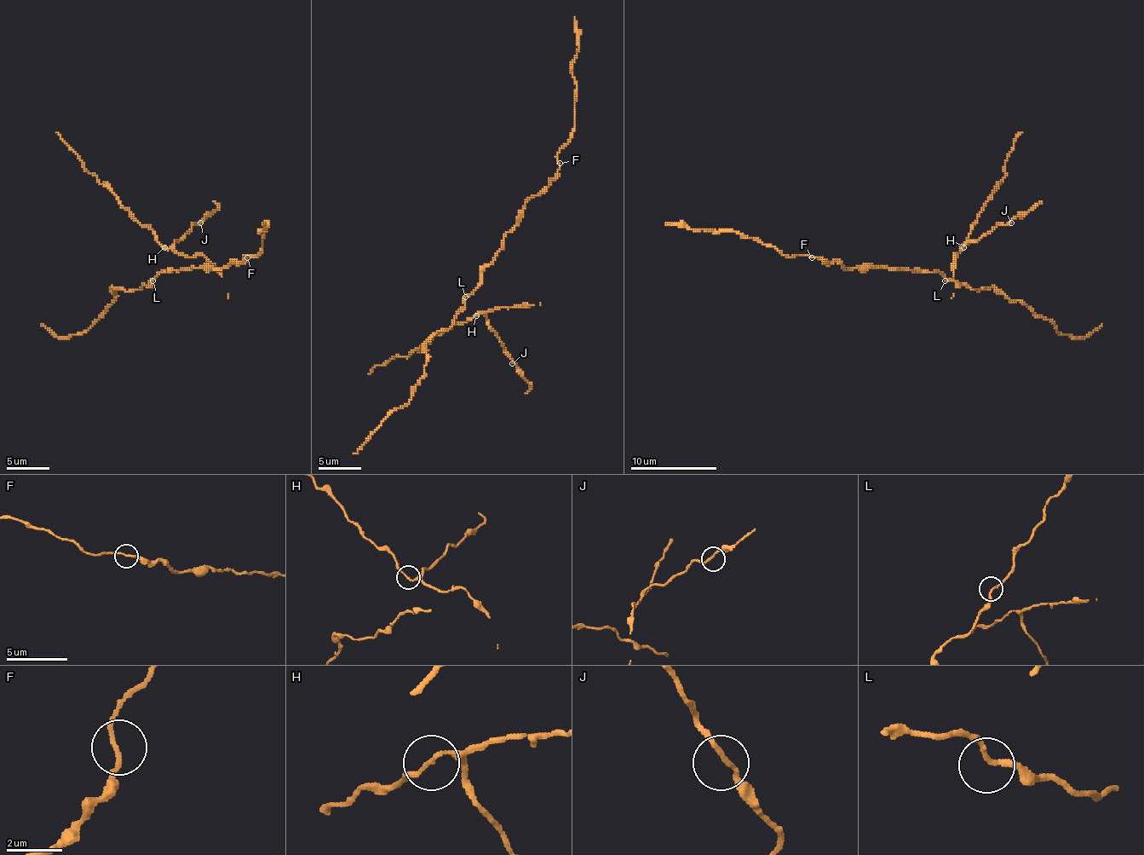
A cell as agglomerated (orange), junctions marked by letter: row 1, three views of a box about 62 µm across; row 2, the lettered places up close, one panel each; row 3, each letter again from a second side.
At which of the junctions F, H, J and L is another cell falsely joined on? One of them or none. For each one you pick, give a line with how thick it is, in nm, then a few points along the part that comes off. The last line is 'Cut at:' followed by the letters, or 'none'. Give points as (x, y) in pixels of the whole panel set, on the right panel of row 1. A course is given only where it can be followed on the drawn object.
Cut at: none

